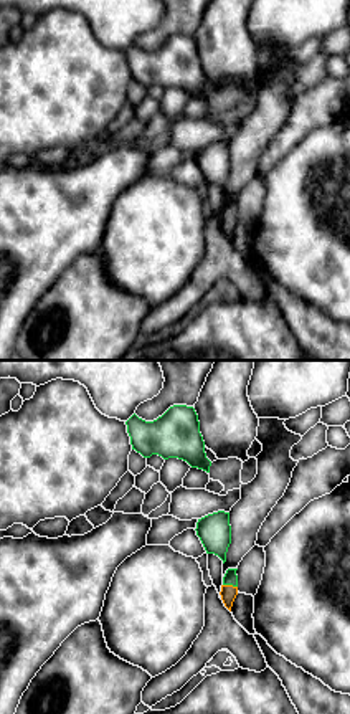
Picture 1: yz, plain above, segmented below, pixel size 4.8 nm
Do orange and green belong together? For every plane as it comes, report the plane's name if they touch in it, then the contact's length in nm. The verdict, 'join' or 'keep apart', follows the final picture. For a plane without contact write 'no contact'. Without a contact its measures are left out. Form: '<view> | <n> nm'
yz | 70 nm

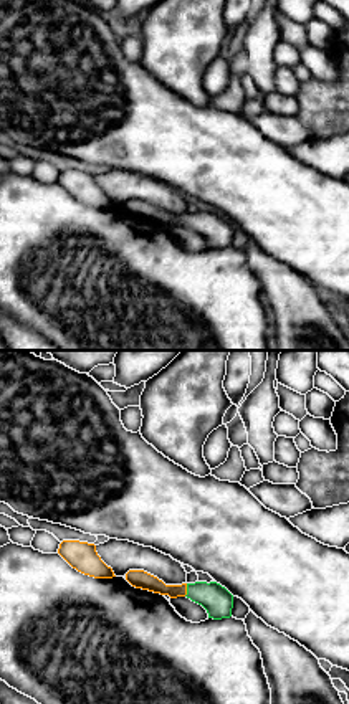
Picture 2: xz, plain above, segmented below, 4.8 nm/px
xz | 70 nm

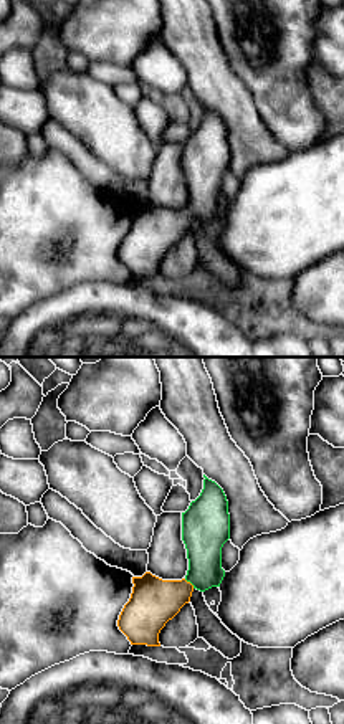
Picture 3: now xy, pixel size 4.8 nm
xy | 70 nm

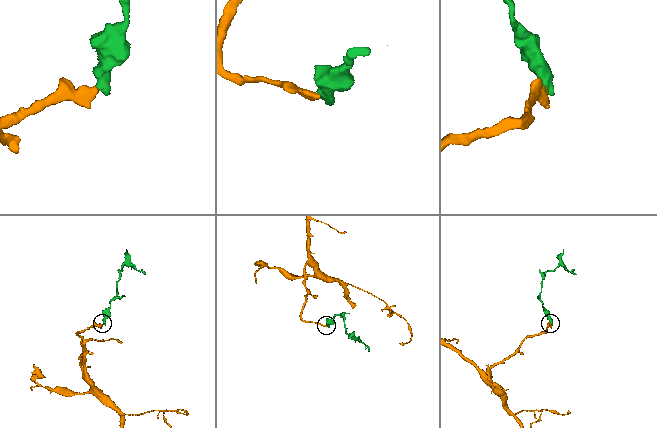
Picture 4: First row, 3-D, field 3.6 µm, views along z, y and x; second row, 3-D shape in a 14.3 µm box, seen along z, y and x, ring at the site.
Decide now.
join

